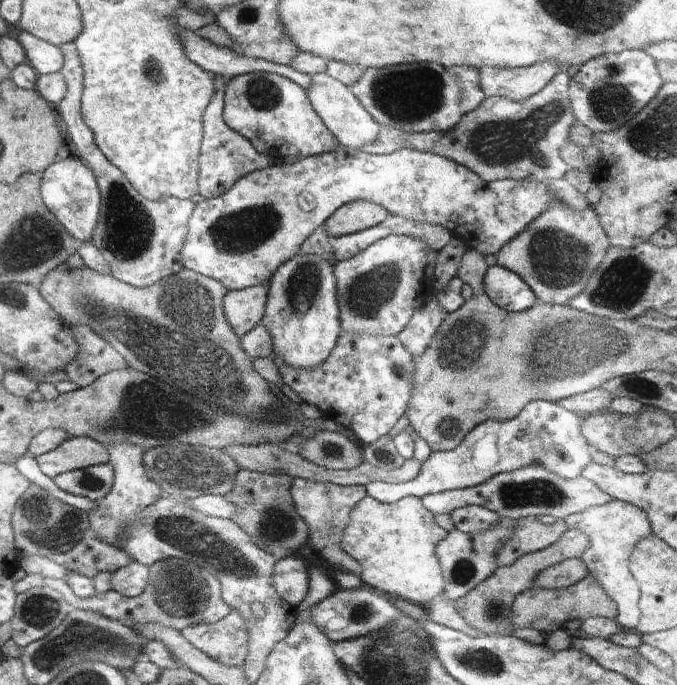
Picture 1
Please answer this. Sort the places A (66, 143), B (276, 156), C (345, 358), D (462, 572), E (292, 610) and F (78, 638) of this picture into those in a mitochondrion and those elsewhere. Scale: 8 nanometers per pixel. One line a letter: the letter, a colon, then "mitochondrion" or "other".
A: other
B: other
C: other
D: mitochondrion
E: other
F: mitochondrion

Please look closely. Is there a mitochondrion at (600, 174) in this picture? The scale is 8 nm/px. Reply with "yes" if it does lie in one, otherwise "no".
no

